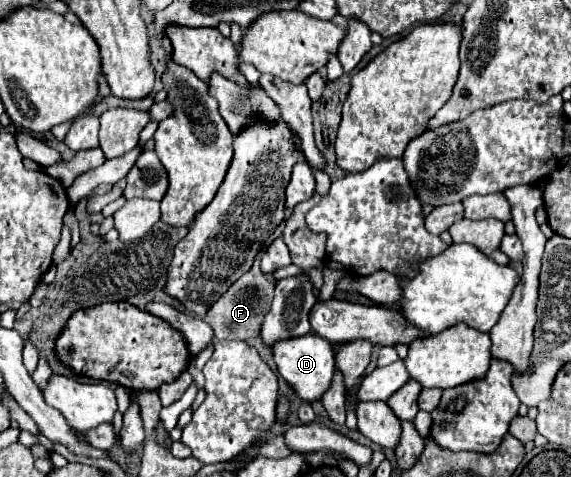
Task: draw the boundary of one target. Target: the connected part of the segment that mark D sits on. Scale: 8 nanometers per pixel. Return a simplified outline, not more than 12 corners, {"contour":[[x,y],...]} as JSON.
{"contour":[[319,335],[275,341],[279,375],[305,401],[321,399],[335,353]]}

